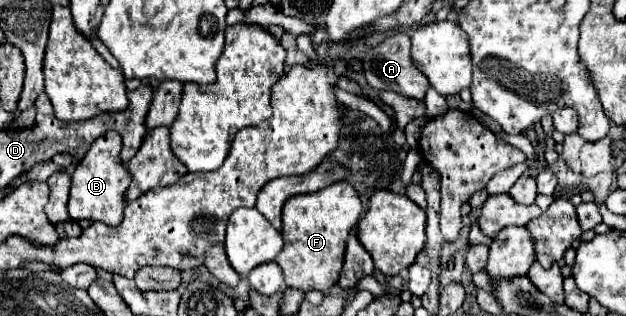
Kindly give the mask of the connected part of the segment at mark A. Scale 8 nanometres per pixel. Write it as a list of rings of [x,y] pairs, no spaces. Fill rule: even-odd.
[[[394,34],[386,38],[382,44],[370,48],[364,56],[364,74],[370,86],[376,90],[392,90],[402,96],[410,96],[416,100],[424,100],[426,90],[430,88],[428,78],[412,64],[410,58],[410,38],[406,34]]]

